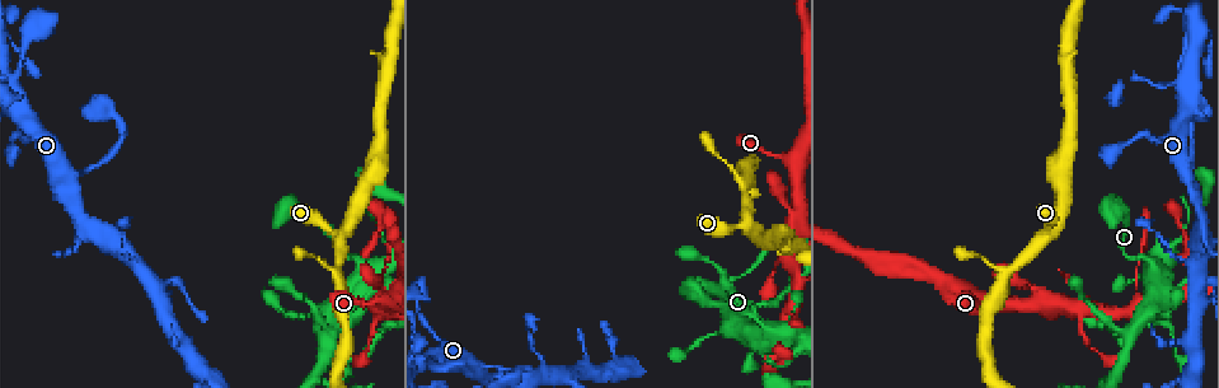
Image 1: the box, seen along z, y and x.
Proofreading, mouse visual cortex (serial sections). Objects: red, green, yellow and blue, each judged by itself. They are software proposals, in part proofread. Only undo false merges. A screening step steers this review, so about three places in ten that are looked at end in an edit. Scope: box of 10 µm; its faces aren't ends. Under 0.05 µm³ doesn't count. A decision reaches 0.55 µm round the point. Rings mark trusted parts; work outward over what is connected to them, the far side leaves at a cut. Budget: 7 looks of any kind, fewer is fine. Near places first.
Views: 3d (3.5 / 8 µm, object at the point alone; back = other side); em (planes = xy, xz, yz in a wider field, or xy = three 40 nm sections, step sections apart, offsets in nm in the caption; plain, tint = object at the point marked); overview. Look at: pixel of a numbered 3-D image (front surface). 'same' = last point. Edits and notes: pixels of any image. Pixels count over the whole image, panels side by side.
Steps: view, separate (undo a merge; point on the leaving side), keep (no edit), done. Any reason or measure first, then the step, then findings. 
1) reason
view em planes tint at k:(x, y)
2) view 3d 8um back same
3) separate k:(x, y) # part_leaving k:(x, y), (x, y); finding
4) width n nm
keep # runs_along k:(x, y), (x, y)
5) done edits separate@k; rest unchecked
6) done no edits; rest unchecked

a fork
view 3d 8um at 1:(339, 273)

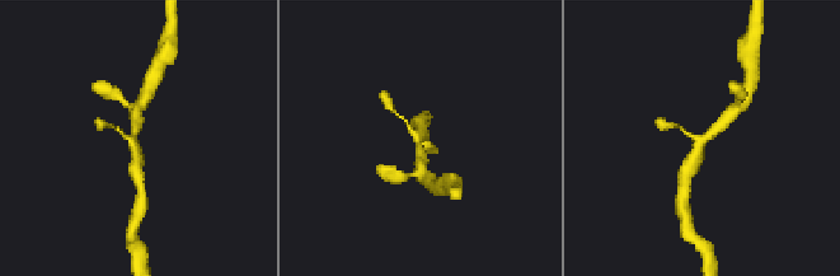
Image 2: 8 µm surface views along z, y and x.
zoom in
view 3d 3.5um same

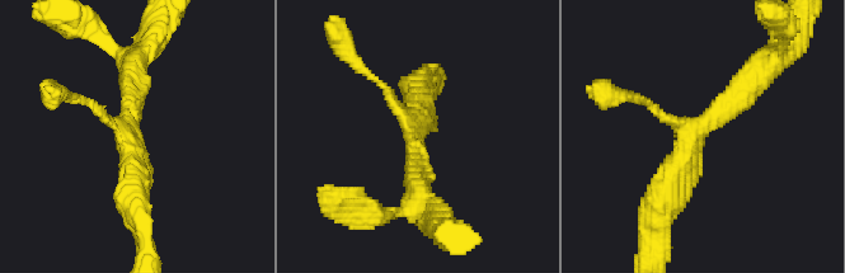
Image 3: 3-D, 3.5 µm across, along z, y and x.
shape alone is not enough
view em xy step 5 tint at 3:(413, 129)

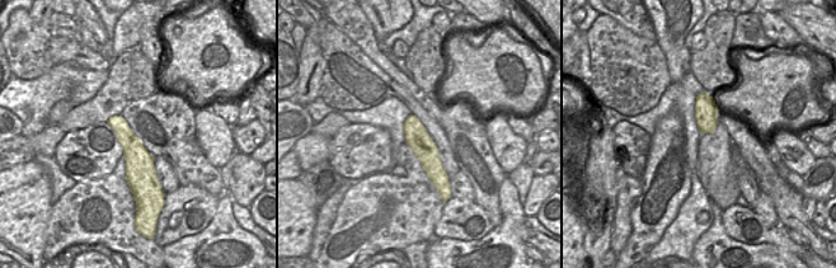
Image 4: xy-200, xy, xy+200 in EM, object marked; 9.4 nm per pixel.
keep # runs_along 3:(759, 71), (688, 146), (658, 205); continuous, no second cell

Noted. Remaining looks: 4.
thin neck
view 3d 3.5um at 1:(1190, 156)

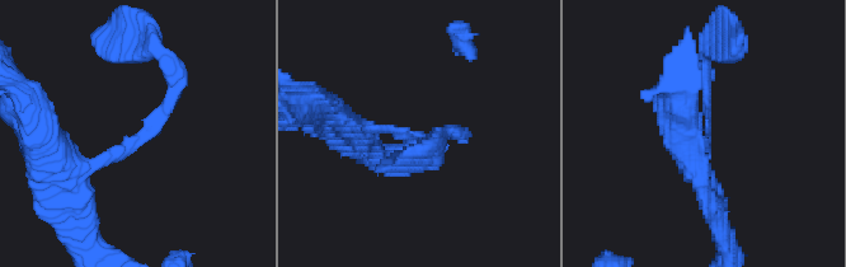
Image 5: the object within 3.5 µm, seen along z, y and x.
arm_widths 150, 200 nm; need the tissue
view em xy step 2 tint at 5:(705, 136)

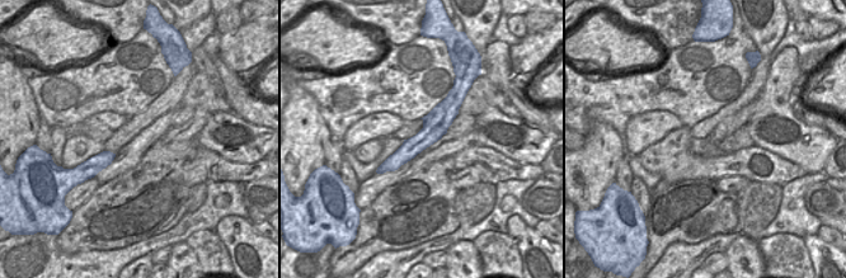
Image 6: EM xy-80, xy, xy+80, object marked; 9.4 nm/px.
width 240 nm
keep # runs_along 6:(454, 95), (437, 122), (380, 170); continuous, no second cell

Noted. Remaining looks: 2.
view 3d 3.5um at 1:(542, 367)

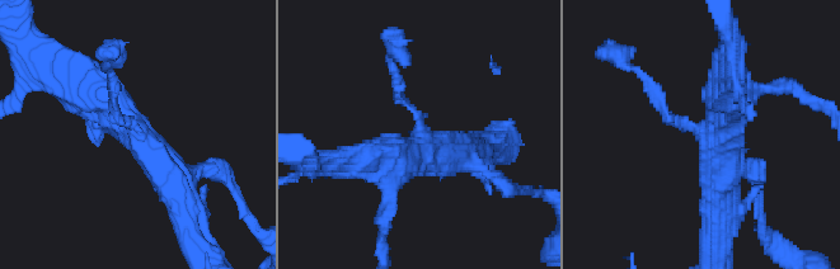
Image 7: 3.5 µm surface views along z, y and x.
keep # runs_along 7:(362, 161), (421, 155), (421, 122), (398, 83); one cell here

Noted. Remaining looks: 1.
done no edits; rest unchecked

